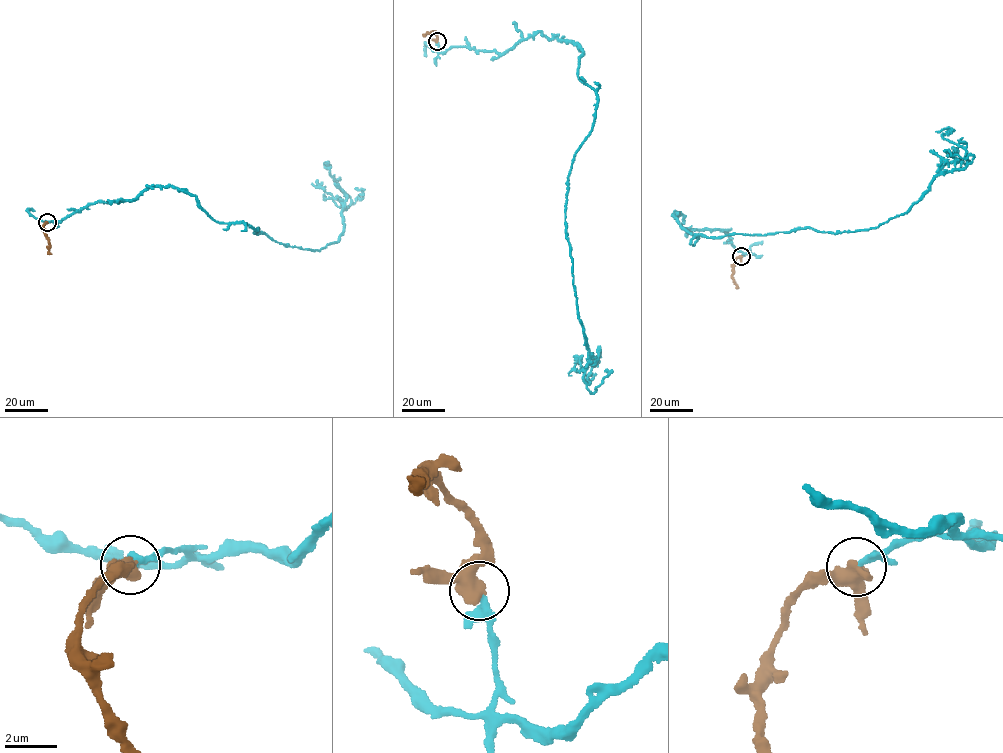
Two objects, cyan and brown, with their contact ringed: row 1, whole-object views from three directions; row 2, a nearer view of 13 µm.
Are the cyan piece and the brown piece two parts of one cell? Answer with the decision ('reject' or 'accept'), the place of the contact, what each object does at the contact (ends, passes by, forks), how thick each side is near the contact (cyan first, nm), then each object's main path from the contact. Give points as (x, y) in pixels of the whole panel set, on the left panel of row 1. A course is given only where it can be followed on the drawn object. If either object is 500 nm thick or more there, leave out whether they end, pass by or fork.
accept; at (47, 222); cyan passes by; brown passes by; 190 nm thick on the cyan side, 460 nm on the other; cyan runs (47, 222), (170, 186), (216, 221), (320, 250), (343, 234), (351, 203), (326, 164); brown runs (47, 222), (43, 228), (50, 254)

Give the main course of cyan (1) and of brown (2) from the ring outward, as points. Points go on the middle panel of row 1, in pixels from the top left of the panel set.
1: (437, 41), (504, 54), (538, 31), (583, 53), (597, 101), (565, 222), (587, 384), (600, 349)
2: (437, 41), (434, 32), (424, 36)

